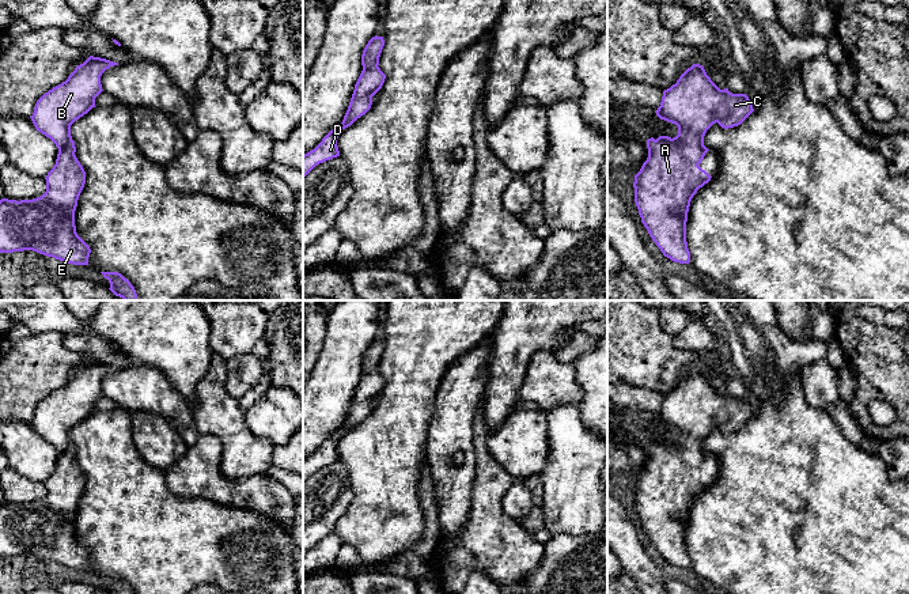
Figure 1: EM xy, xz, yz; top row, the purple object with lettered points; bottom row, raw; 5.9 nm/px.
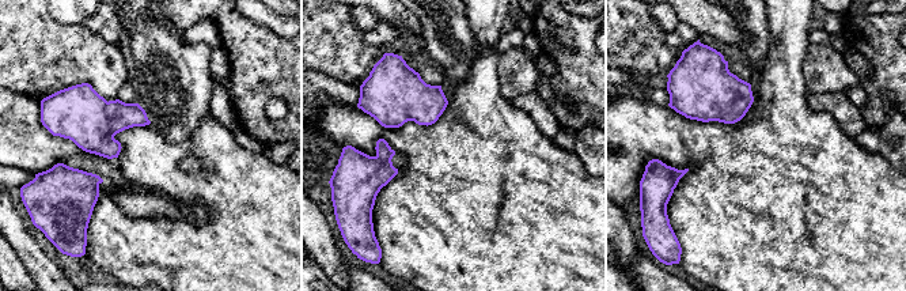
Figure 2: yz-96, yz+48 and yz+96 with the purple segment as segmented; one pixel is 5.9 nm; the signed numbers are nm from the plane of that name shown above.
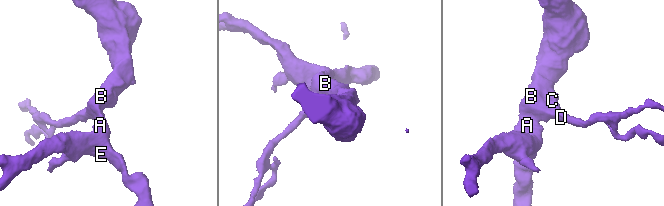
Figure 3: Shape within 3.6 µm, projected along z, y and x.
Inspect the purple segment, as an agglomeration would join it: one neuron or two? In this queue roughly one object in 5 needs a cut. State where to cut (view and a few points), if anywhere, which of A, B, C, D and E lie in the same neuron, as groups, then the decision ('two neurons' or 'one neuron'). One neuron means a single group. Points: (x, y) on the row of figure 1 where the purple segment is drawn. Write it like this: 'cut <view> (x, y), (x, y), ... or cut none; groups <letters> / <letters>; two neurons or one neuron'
cut none; groups A B C D E; one neuron

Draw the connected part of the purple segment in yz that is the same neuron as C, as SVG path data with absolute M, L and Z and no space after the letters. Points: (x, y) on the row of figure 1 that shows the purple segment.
M700 64L688 68L670 88L663 91L662 102L655 111L660 120L675 124L675 137L659 136L647 140L648 158L635 175L635 203L649 237L664 257L674 262L689 264L690 251L686 242L686 222L690 201L711 175L698 164L709 151L704 145L707 130L719 124L728 129L741 125L754 111L746 94L720 90Z

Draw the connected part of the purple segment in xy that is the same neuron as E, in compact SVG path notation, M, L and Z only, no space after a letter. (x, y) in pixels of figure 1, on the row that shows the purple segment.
M90 56L77 65L65 82L45 92L35 103L30 117L35 129L49 137L58 148L56 164L46 175L46 192L33 200L0 200L0 253L33 250L56 260L88 265L90 246L77 235L75 211L86 184L86 171L77 160L71 125L95 107L95 98L103 91L102 73L118 65L106 58Z

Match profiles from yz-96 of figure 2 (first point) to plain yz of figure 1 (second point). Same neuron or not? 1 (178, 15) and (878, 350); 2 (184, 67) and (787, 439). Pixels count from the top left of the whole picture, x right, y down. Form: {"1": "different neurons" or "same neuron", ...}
{"1": "same neuron", "2": "different neurons"}

